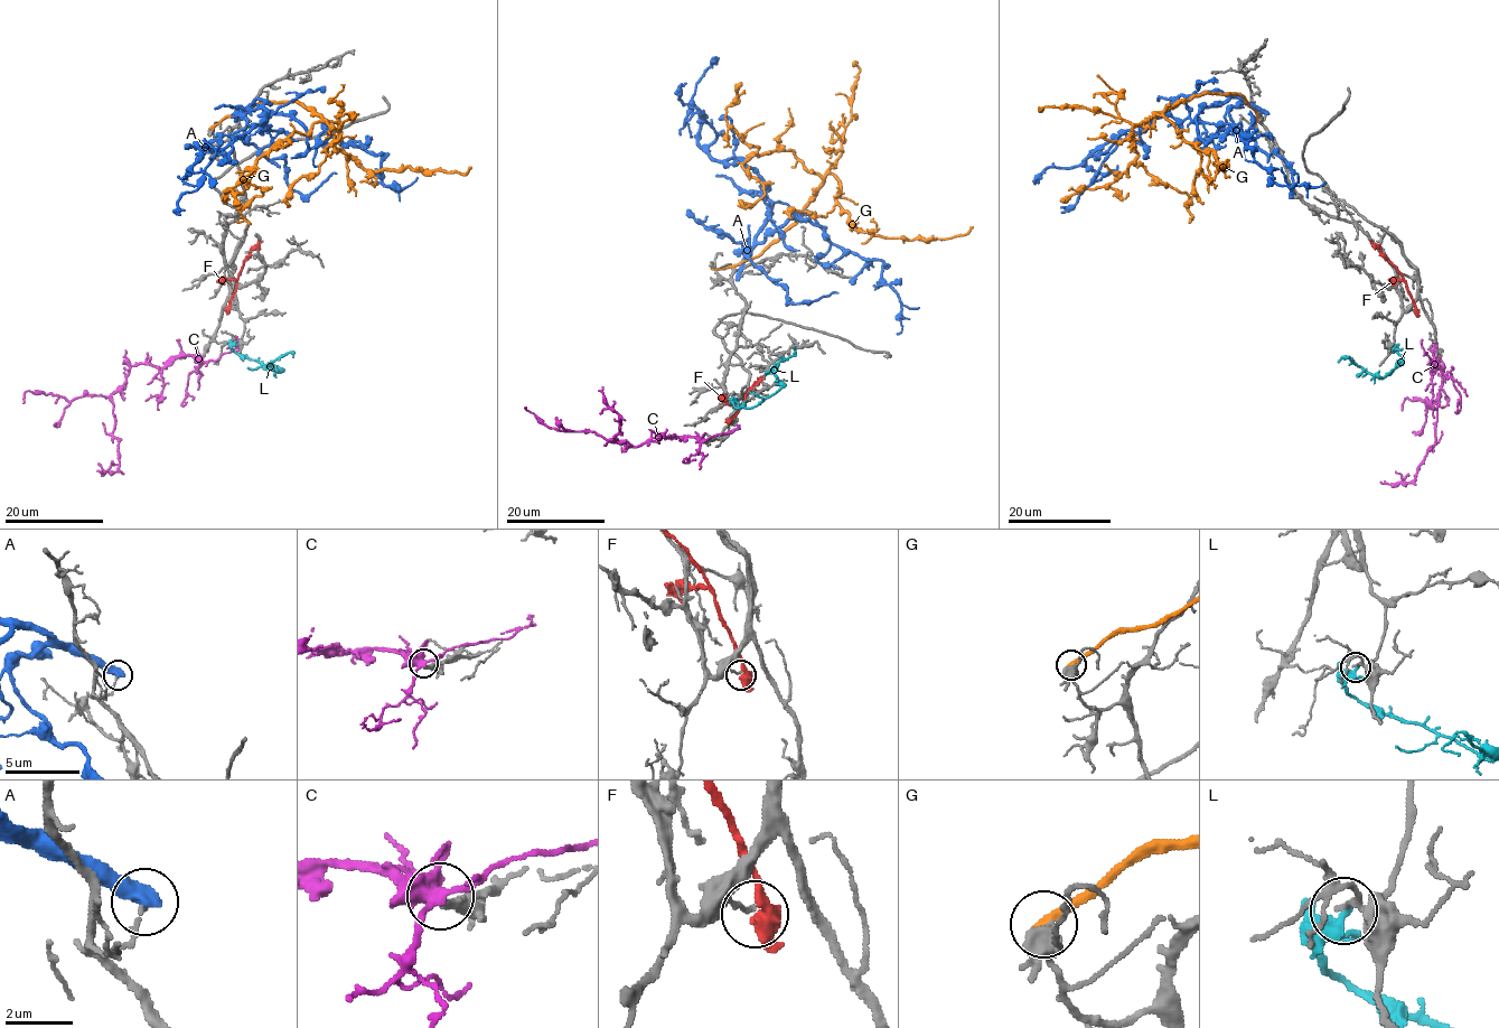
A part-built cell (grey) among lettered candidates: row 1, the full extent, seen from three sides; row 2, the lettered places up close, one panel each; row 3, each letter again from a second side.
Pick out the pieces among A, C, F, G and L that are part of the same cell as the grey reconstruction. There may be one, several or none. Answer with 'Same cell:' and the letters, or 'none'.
Same cell: C

